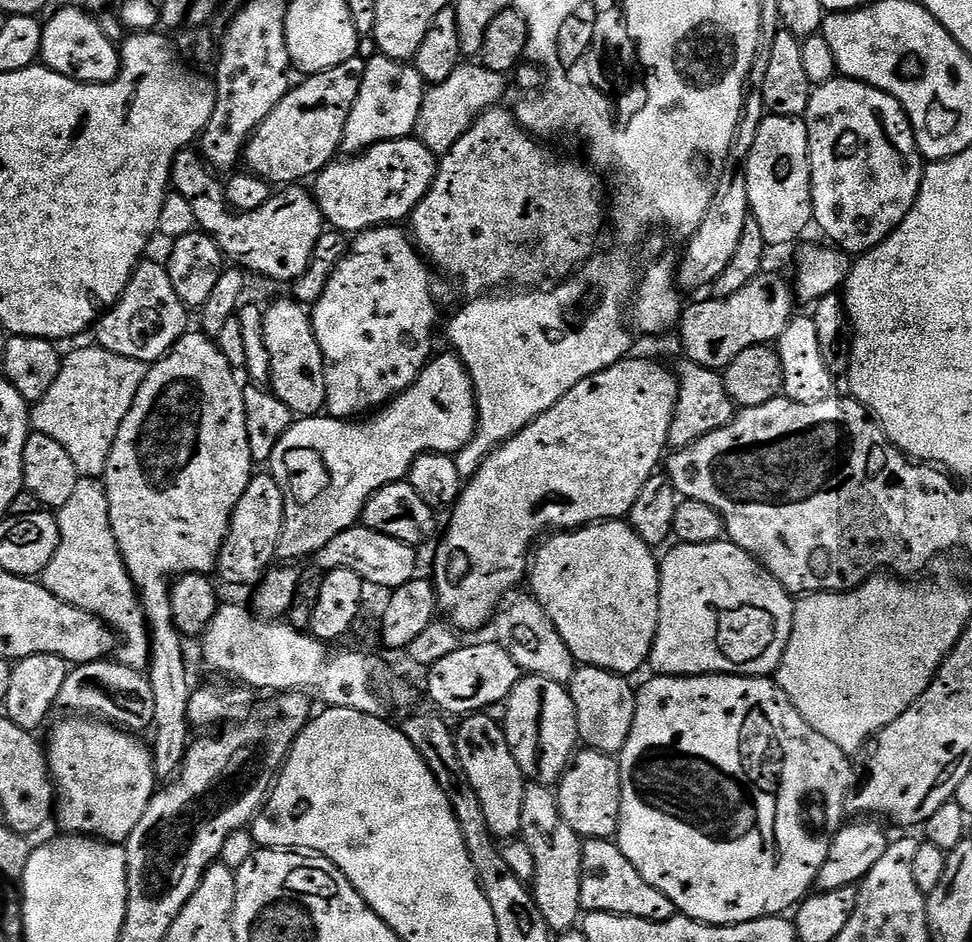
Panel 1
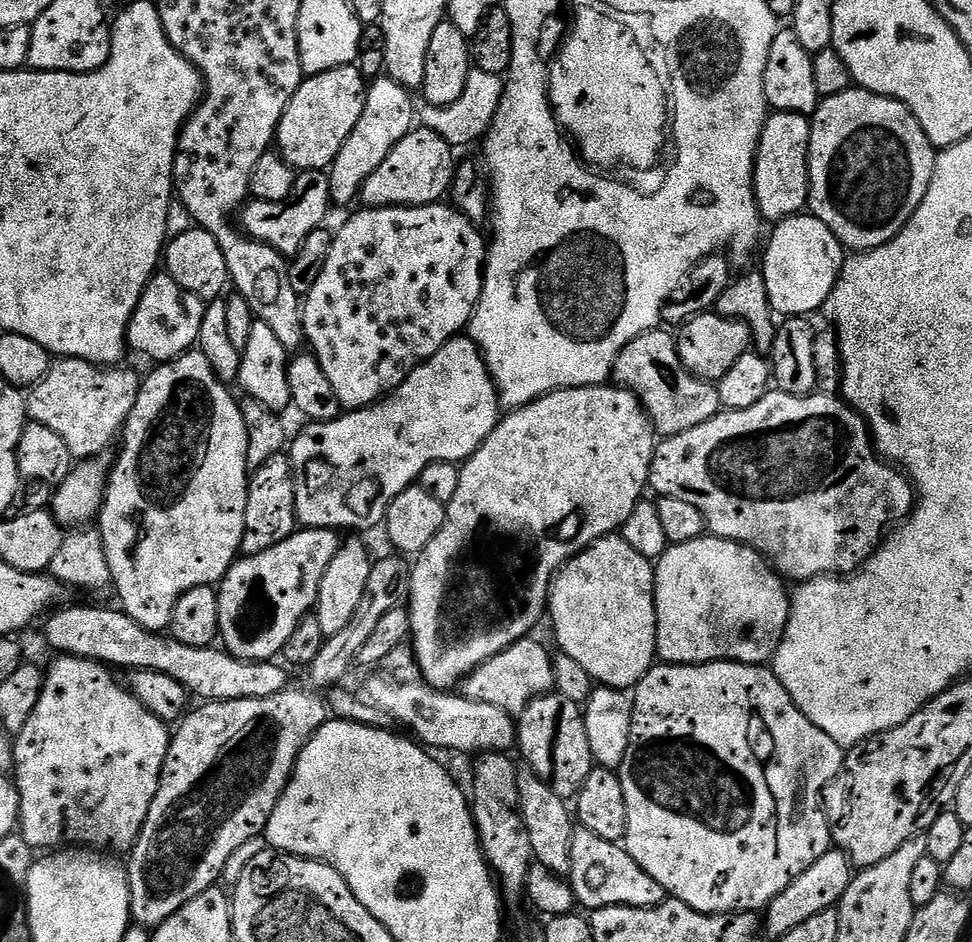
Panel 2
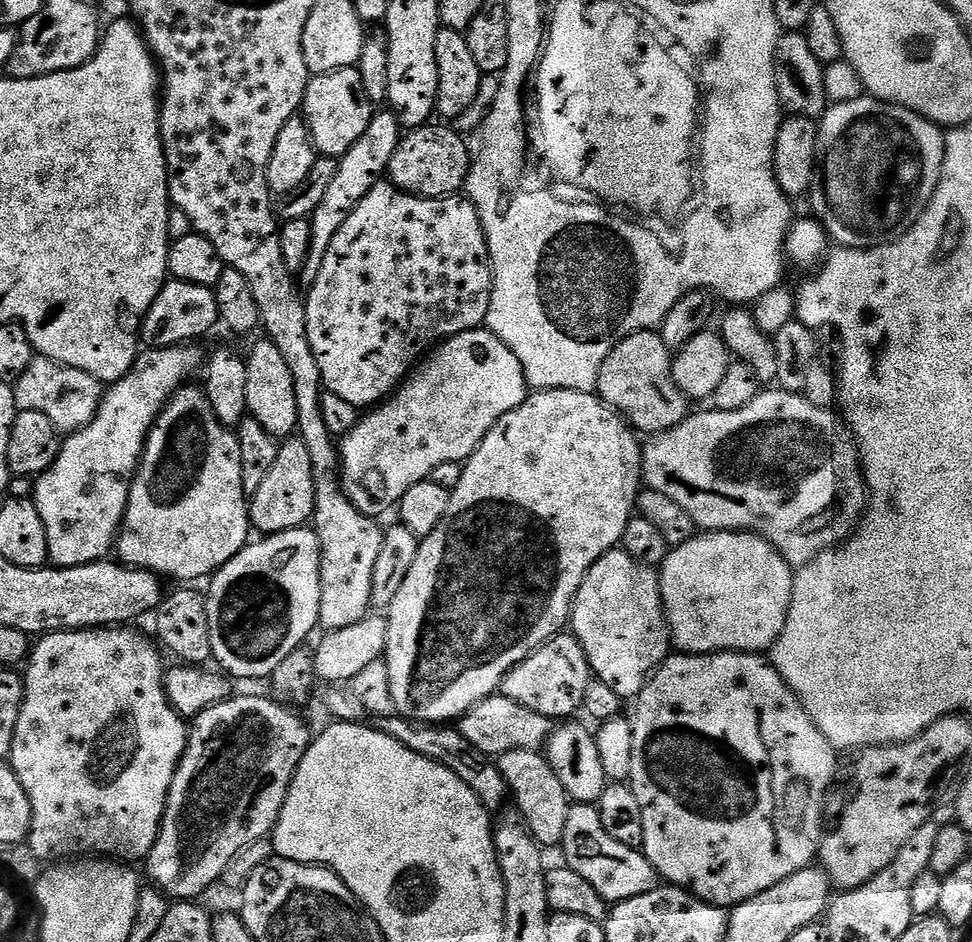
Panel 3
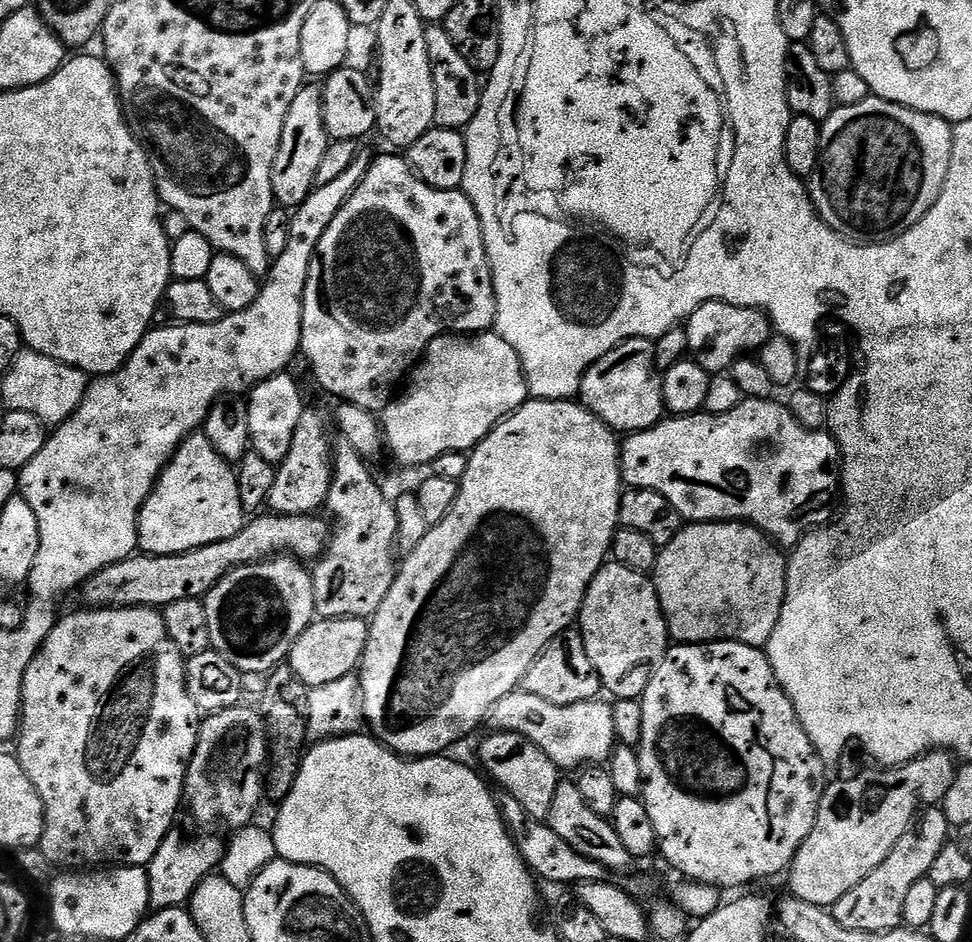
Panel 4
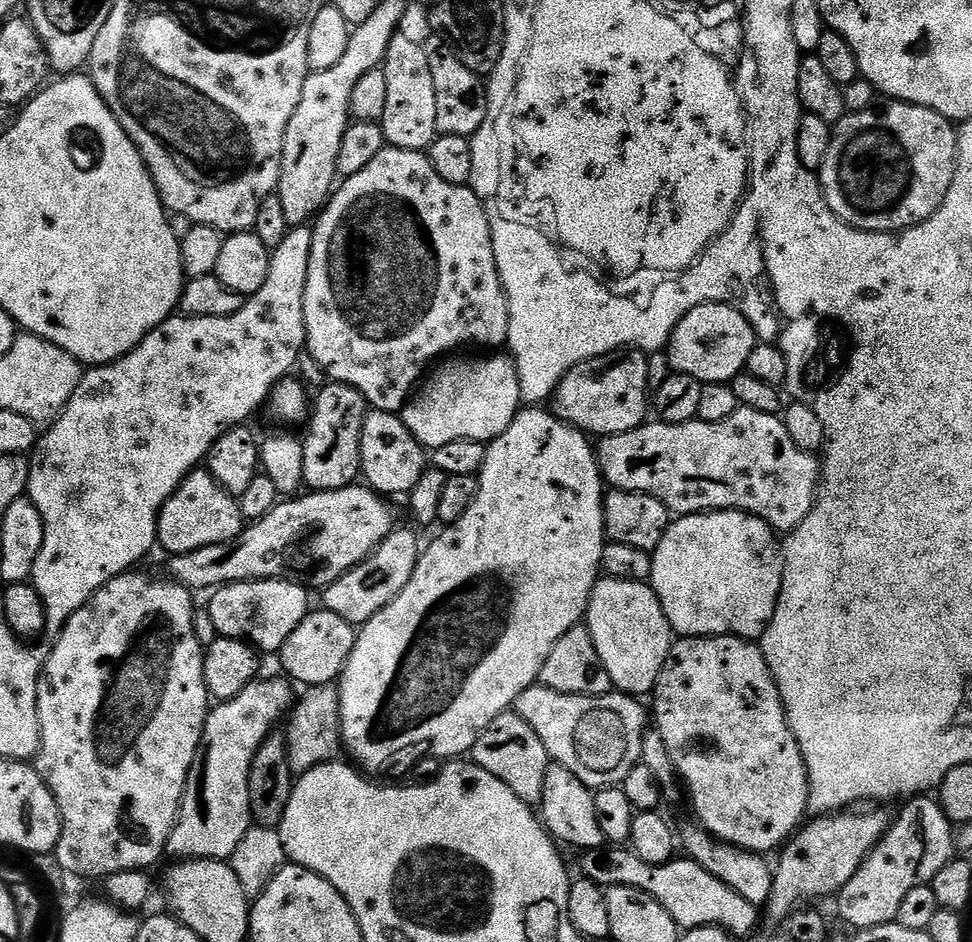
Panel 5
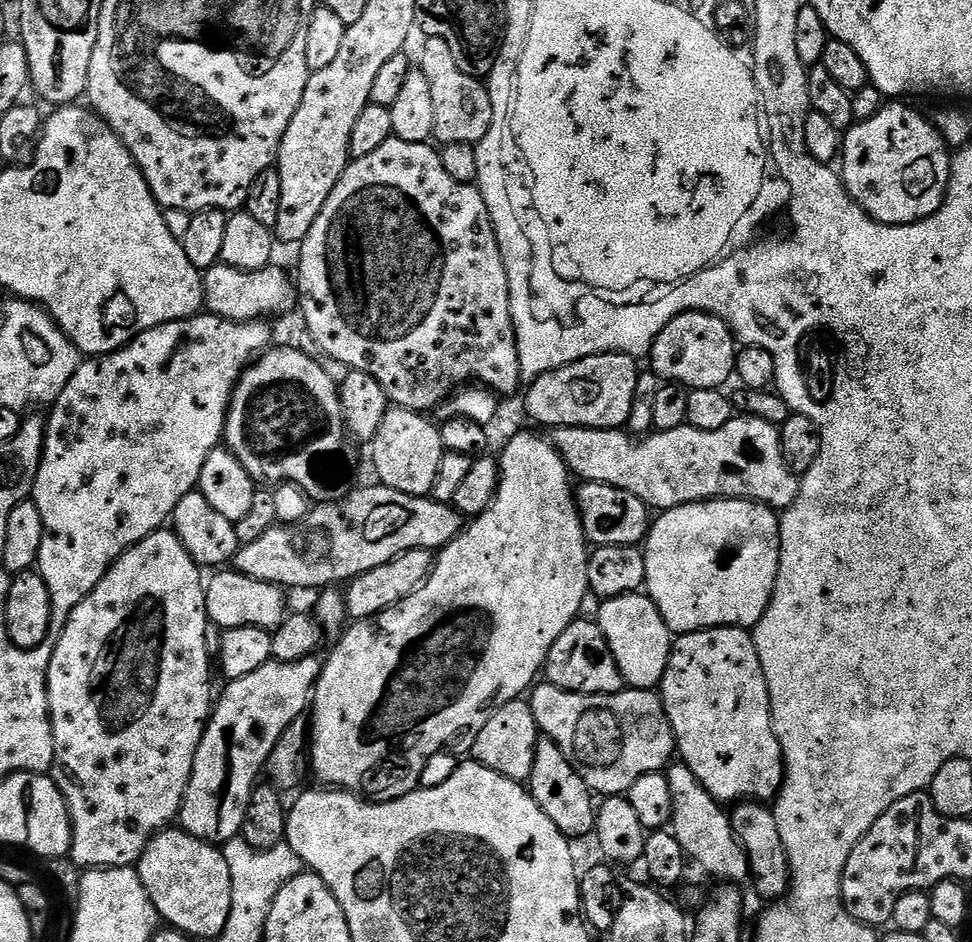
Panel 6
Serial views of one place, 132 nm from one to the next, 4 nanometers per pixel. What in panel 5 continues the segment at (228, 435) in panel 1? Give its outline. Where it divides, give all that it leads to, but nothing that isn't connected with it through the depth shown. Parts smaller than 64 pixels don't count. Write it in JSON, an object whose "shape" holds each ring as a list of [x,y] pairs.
{"shape":[[[195,470],[189,472],[175,494],[162,506],[160,517],[156,520],[156,538],[161,549],[164,547],[172,556],[181,556],[190,550],[202,550],[202,546],[230,542],[237,534],[244,531],[245,527],[246,522],[240,513],[237,497],[230,495],[206,470]]]}

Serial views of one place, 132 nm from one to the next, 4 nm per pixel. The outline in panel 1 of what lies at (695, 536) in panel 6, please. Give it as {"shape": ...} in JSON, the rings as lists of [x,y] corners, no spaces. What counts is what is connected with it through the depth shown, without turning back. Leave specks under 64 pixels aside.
{"shape":[[[727,539],[719,540],[713,544],[677,543],[675,547],[669,547],[667,549],[669,552],[662,556],[659,561],[660,613],[658,614],[658,630],[652,643],[650,668],[653,669],[651,671],[661,676],[710,676],[719,674],[722,676],[771,677],[779,668],[786,646],[790,642],[790,634],[794,626],[794,610],[796,609],[793,593],[787,592],[749,552],[742,550],[737,544],[731,543]]]}

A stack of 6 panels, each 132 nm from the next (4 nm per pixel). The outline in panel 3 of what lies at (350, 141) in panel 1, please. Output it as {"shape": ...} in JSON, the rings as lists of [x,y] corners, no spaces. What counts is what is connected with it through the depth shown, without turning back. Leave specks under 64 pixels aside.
{"shape":[[[391,110],[383,111],[377,111],[373,115],[370,126],[366,126],[366,134],[362,134],[362,138],[358,138],[358,142],[350,146],[346,155],[339,157],[334,178],[326,194],[323,195],[322,202],[318,202],[318,206],[312,211],[310,217],[312,241],[302,269],[305,281],[311,282],[316,279],[318,270],[322,270],[322,262],[326,258],[326,250],[334,234],[342,230],[342,222],[346,222],[346,218],[355,210],[356,204],[362,202],[366,194],[370,194],[375,184],[381,183],[382,177],[390,166],[390,158],[394,158],[394,150],[402,135],[402,125]]]}

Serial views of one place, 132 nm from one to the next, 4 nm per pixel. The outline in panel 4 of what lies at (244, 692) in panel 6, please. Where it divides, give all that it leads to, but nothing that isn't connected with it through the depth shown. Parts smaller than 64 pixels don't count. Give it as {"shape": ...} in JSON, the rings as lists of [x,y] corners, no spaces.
{"shape":[[[179,830],[168,833],[168,837],[158,846],[158,854],[147,864],[150,882],[150,905],[155,911],[167,908],[182,908],[191,901],[194,890],[208,876],[221,867],[225,852],[225,841],[204,836],[201,840],[187,840]]]}

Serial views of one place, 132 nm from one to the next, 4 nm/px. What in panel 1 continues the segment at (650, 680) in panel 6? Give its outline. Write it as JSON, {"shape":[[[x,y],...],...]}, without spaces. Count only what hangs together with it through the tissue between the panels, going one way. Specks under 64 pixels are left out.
{"shape":[[[623,519],[585,524],[570,532],[552,534],[535,549],[530,560],[531,595],[546,610],[562,634],[562,642],[581,665],[605,668],[631,677],[649,663],[660,613],[660,565],[653,549]]]}

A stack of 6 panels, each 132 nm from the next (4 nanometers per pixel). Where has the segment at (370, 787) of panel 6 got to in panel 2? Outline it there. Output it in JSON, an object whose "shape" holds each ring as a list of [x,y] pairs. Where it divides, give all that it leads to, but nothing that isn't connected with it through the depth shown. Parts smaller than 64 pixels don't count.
{"shape":[[[593,386],[590,388],[559,388],[557,392],[548,392],[539,396],[524,408],[509,411],[497,423],[495,430],[484,439],[483,444],[473,456],[463,461],[460,470],[460,481],[454,498],[444,509],[442,530],[430,538],[423,552],[415,557],[410,568],[410,583],[406,607],[410,618],[410,643],[416,652],[416,661],[420,667],[423,683],[437,690],[452,690],[465,678],[472,675],[478,666],[482,666],[494,654],[502,654],[511,644],[525,639],[536,628],[540,619],[545,619],[548,610],[548,593],[552,590],[552,582],[556,573],[568,563],[572,557],[583,552],[591,544],[603,538],[619,533],[623,529],[626,518],[634,511],[634,506],[645,499],[649,487],[648,475],[652,459],[658,443],[657,433],[652,421],[645,414],[633,392],[619,386]]]}

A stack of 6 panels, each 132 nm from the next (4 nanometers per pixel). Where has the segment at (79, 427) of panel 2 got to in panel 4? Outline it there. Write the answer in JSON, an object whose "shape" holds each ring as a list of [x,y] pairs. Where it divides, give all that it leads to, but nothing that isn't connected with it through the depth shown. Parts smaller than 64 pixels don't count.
{"shape":[[[21,350],[2,378],[3,407],[10,412],[26,410],[26,414],[38,414],[43,424],[55,426],[66,422],[74,414],[74,410],[78,410],[89,383],[89,377],[81,368],[63,364],[41,352]]]}

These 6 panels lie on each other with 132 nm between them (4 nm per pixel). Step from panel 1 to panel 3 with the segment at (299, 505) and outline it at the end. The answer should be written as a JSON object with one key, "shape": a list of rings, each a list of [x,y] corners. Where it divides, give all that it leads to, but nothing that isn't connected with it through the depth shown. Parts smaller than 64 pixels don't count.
{"shape":[[[477,330],[475,332],[463,332],[457,336],[450,336],[439,346],[431,349],[430,355],[397,387],[387,402],[373,407],[367,414],[357,419],[354,427],[344,435],[338,444],[338,471],[342,491],[348,500],[361,512],[373,518],[380,518],[387,508],[395,509],[399,505],[402,494],[410,490],[410,486],[418,486],[418,482],[429,479],[434,466],[442,466],[442,462],[464,462],[476,451],[476,447],[484,441],[488,431],[494,427],[510,410],[522,406],[522,402],[530,395],[528,381],[524,378],[524,371],[512,351],[506,347],[493,332]]]}

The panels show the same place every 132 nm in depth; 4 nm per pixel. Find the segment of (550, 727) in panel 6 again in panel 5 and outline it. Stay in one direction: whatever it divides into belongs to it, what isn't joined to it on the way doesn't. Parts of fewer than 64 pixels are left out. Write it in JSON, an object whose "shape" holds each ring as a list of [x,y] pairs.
{"shape":[[[533,686],[518,699],[514,710],[542,738],[549,757],[566,766],[593,790],[623,785],[626,774],[641,763],[644,754],[644,734],[650,728],[650,712],[637,697],[619,690],[604,696],[571,696],[553,688]]]}

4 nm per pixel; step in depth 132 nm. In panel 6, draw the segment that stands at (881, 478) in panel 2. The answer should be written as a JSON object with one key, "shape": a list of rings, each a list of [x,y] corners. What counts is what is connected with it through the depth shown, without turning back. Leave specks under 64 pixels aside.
{"shape":[[[737,415],[726,422],[722,430],[698,430],[685,426],[665,432],[653,431],[640,439],[619,428],[553,428],[550,439],[573,477],[626,490],[642,498],[642,502],[646,502],[652,510],[667,510],[717,498],[754,500],[757,504],[767,504],[773,510],[783,510],[792,505],[800,493],[797,473],[789,470],[782,454],[779,427],[753,416]]]}

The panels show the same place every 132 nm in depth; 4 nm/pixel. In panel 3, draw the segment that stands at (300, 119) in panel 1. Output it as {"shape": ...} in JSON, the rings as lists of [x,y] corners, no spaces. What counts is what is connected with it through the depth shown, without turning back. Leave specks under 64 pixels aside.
{"shape":[[[357,67],[339,68],[333,72],[322,72],[309,79],[304,91],[302,119],[308,126],[312,147],[320,156],[339,158],[346,155],[350,146],[366,134],[374,115],[374,104],[362,86],[362,74]]]}

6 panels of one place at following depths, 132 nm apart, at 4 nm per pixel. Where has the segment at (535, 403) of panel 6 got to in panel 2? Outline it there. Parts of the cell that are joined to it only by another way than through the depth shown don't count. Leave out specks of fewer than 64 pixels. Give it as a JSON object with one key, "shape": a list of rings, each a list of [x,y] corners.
{"shape":[[[660,331],[643,332],[622,349],[616,359],[616,365],[612,367],[612,380],[619,387],[628,389],[639,398],[645,414],[652,421],[653,429],[661,437],[667,438],[682,434],[694,426],[702,426],[702,422],[710,422],[710,418],[719,416],[722,409],[716,384],[711,380],[699,380],[697,376],[692,376],[686,370],[686,366],[682,366],[680,355],[676,349],[676,336],[673,333]]]}

